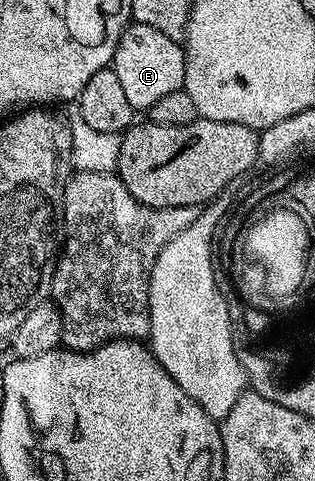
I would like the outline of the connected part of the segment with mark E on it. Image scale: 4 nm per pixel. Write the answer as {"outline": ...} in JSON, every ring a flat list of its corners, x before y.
{"outline":[[129,23,120,36,110,67,118,74,118,82,134,110,147,110,166,94,174,94,184,87,186,62,181,41,171,40,162,30,154,30,154,26]]}

